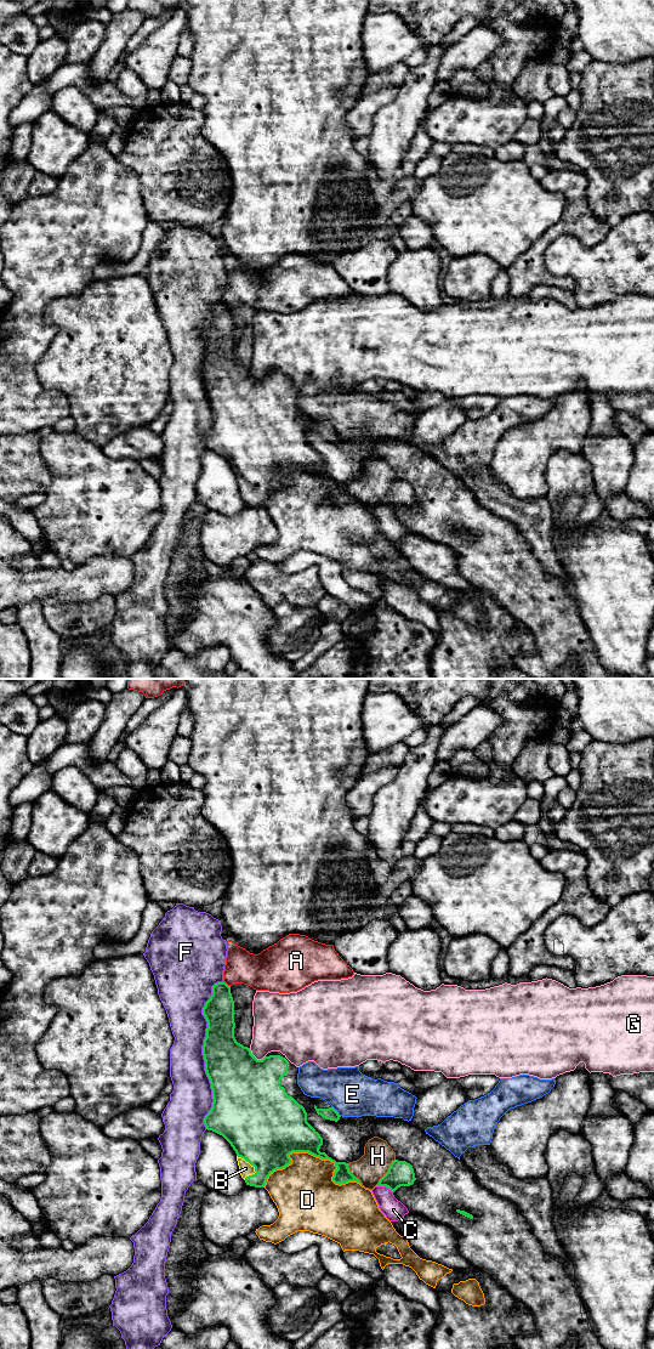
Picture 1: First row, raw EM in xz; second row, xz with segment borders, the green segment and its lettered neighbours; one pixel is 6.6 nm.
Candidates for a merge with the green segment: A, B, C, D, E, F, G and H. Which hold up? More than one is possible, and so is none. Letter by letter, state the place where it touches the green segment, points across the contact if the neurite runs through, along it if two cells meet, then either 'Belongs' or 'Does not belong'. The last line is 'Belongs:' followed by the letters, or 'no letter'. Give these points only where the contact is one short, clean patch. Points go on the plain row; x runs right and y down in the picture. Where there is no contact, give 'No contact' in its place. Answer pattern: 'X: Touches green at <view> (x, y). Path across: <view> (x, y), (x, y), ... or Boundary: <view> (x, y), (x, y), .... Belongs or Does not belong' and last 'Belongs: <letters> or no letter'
A: Touches green at xz (226, 304). Does not belong
B: Touches green at xz (248, 481). Path across: xz (263, 447), (261, 468), (248, 481), (245, 488). Belongs
C: Touches green at xz (385, 505). Does not belong
D: Touches green at xz (314, 475). Does not belong
E: Touches green at xz (336, 431). Does not belong
F: Touches green at xz (203, 373). Does not belong
G: Touches green at xz (255, 378). Does not belong
H: Touches green at xz (387, 492). Boundary: xz (394, 479), (388, 491), (375, 505). Does not belong
Belongs: B

